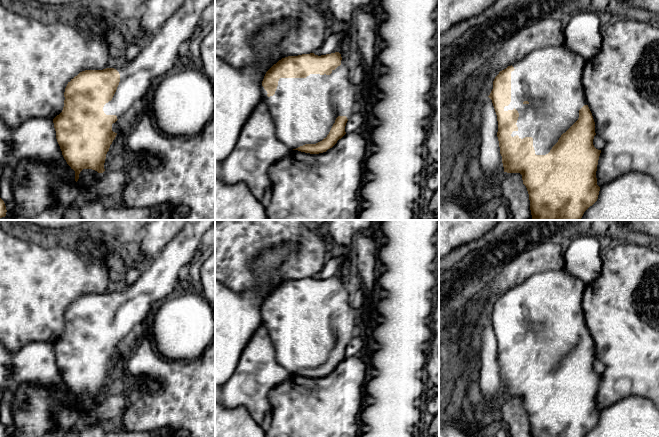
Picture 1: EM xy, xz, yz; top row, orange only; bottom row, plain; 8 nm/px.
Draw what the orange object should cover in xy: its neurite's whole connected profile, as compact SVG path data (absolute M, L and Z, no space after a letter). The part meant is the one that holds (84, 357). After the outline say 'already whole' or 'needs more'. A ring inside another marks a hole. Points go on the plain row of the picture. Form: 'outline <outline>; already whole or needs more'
outline M188 220L183 229L165 246L161 253L141 272L138 280L129 286L111 287L103 294L85 294L68 306L64 316L62 336L53 343L56 363L67 388L75 395L75 405L83 393L103 397L106 378L120 355L123 344L150 319L155 307L174 295L181 286L178 275L184 265L189 265L199 253L200 241L215 220Z; needs more

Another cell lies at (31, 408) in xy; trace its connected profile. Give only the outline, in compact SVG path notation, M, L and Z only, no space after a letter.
M25 382L15 392L12 419L16 437L42 437L56 427L51 410L59 403L50 386Z

